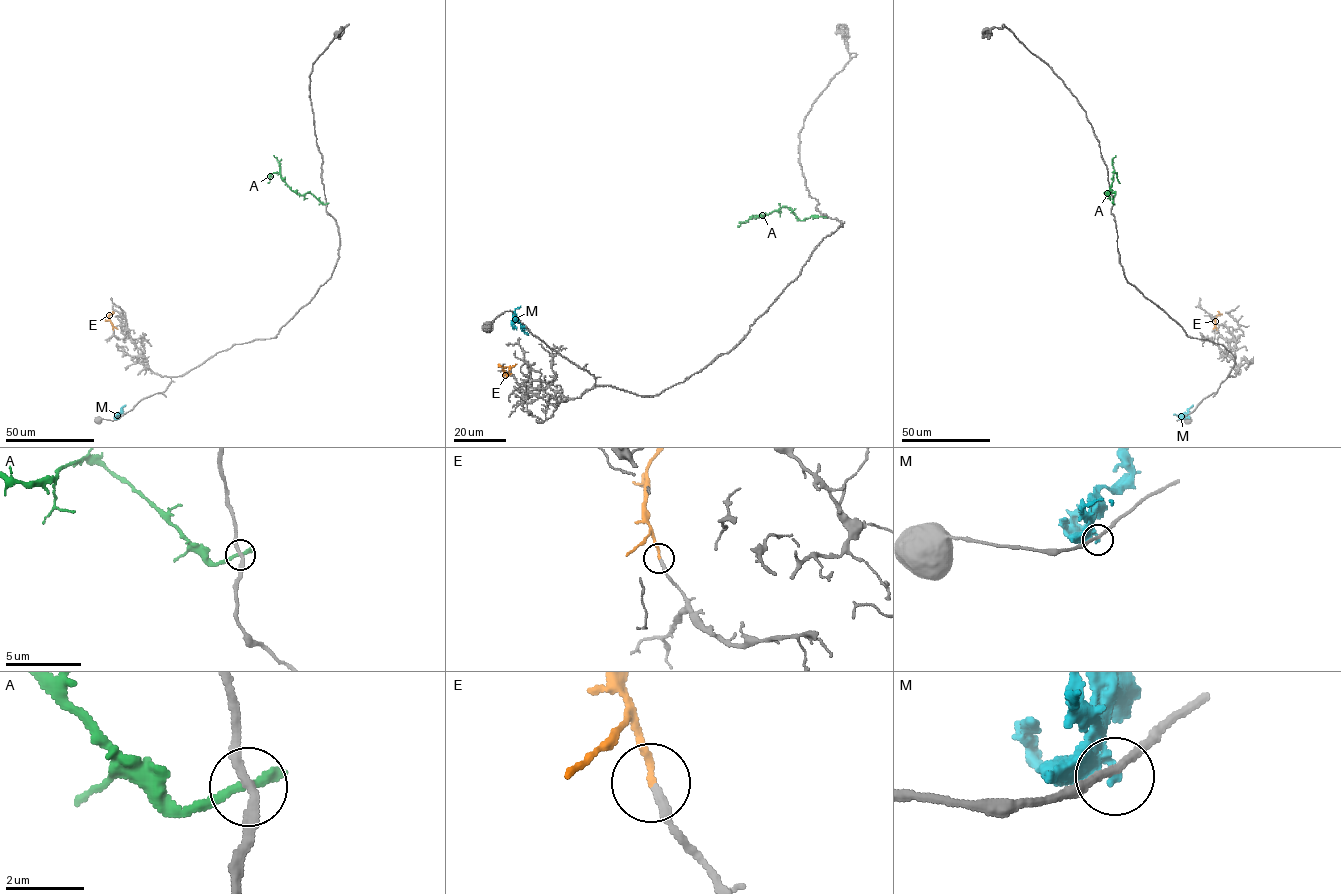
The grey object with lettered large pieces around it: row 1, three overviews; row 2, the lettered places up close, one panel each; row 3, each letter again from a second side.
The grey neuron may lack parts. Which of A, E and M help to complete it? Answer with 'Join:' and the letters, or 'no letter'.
Join: E

